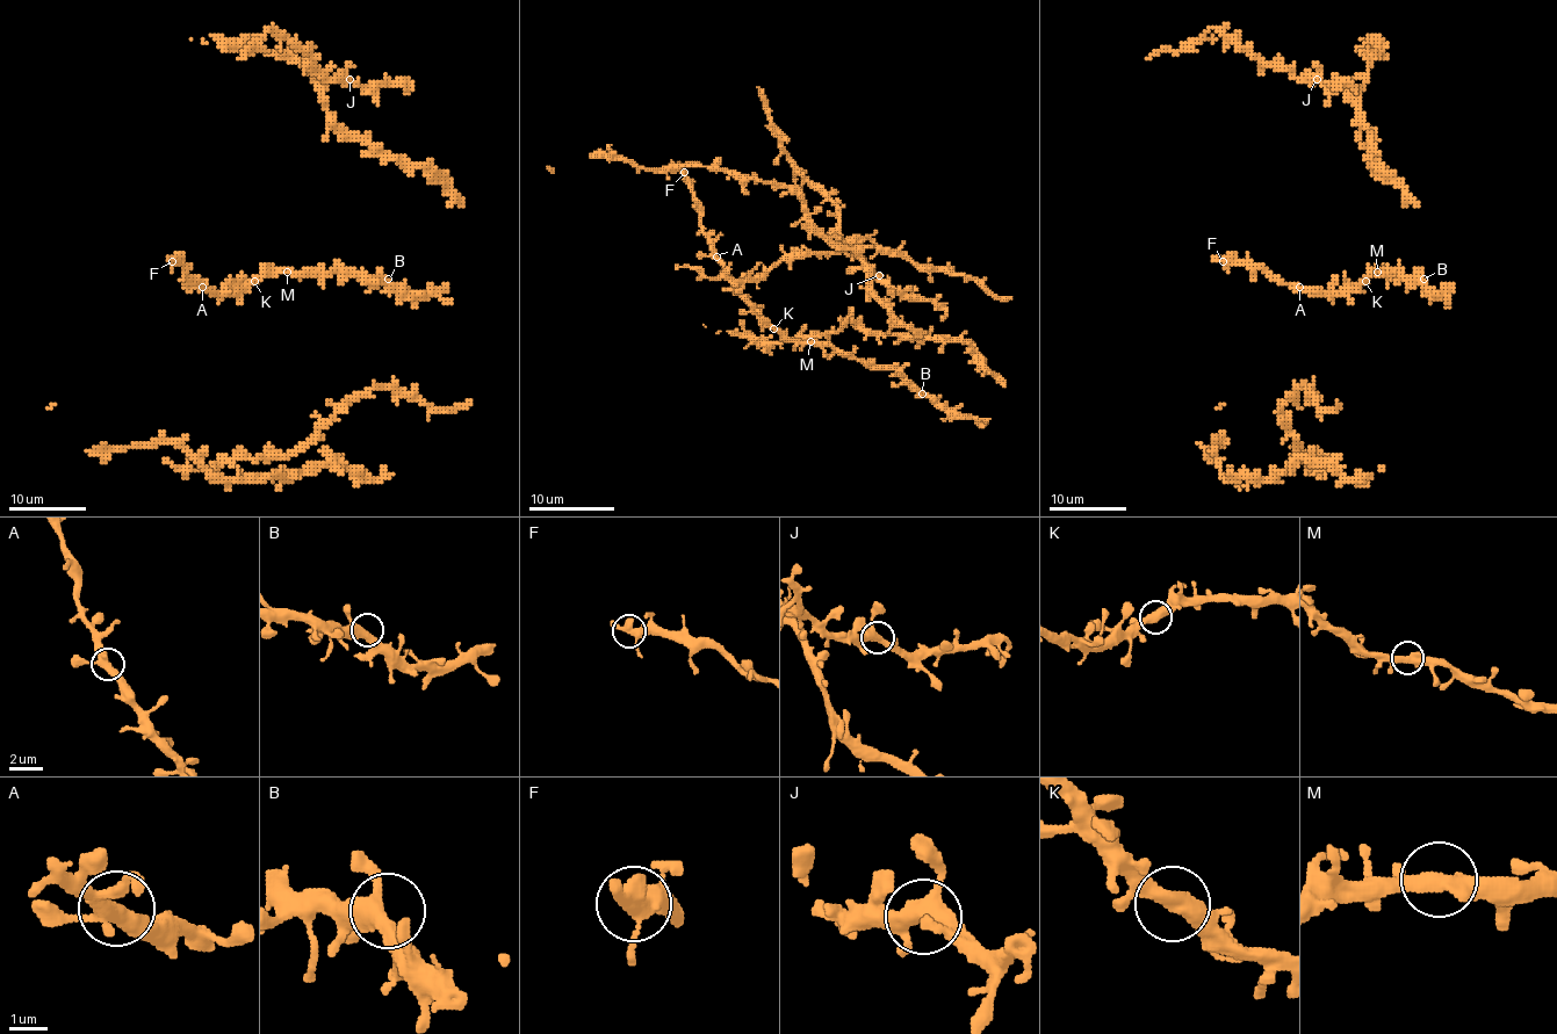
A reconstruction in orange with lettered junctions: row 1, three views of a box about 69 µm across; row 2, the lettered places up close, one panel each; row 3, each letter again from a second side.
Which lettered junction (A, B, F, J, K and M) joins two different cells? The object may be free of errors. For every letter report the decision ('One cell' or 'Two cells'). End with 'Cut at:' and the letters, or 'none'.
A: One cell
B: One cell
F: One cell
J: One cell
K: One cell
M: One cell
Cut at: none

